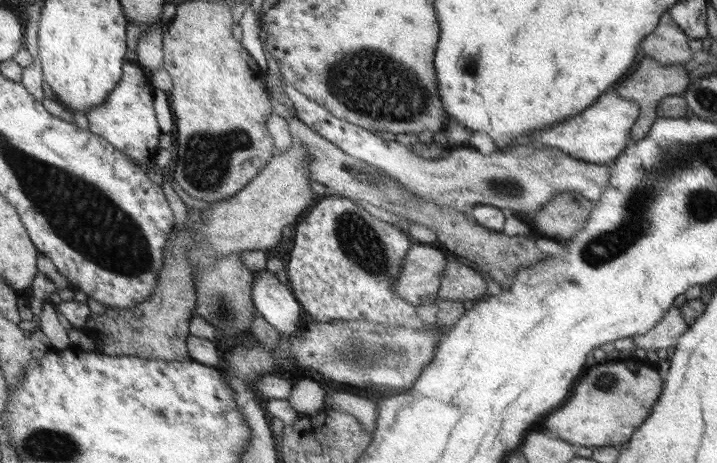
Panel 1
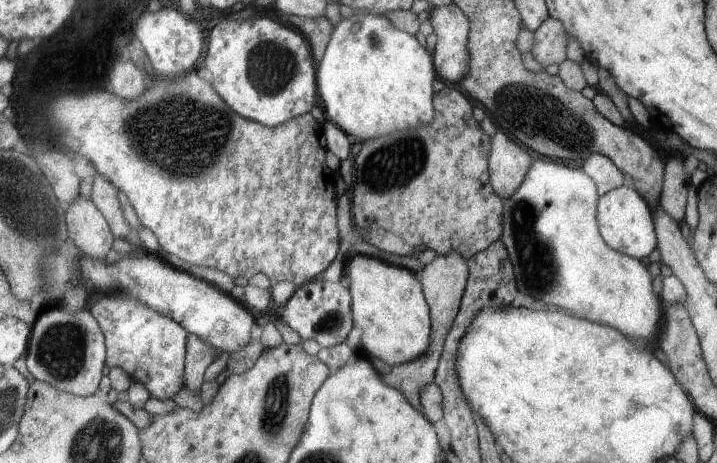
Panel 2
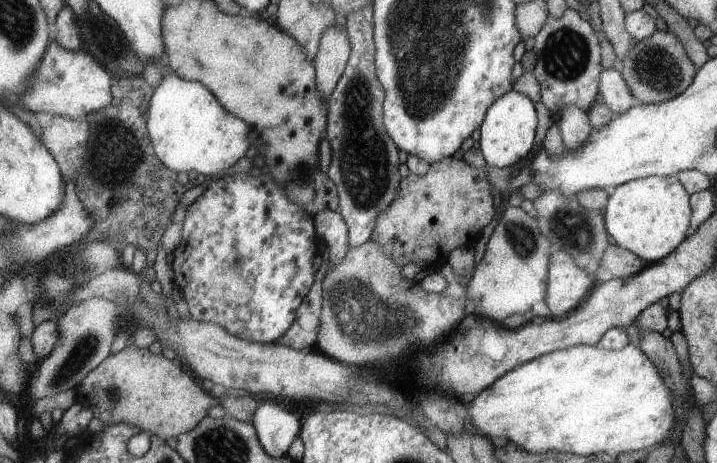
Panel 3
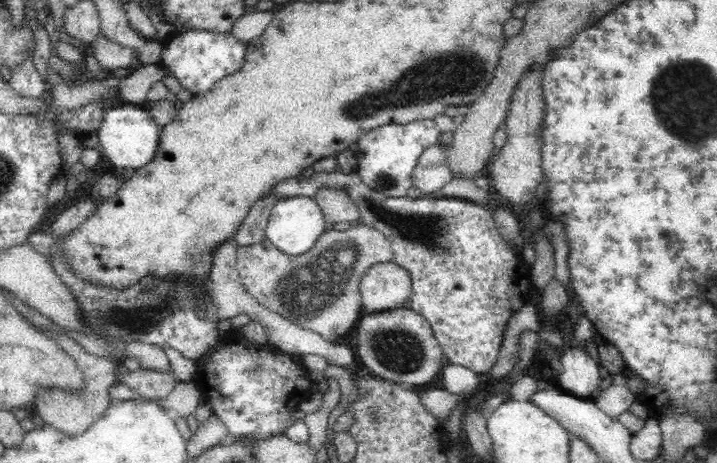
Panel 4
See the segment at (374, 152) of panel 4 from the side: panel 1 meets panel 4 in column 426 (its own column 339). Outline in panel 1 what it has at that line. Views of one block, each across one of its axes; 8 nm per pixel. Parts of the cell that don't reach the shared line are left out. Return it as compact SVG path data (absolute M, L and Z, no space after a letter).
M281 78L280 86L294 106L294 116L319 136L331 141L331 144L338 145L344 153L353 158L362 160L372 167L378 168L395 182L402 184L414 197L424 201L449 207L460 213L468 213L473 205L489 205L498 209L509 208L509 210L531 210L538 211L545 207L555 195L562 192L578 192L595 203L602 198L610 180L611 168L606 165L591 164L587 161L577 160L567 156L563 151L551 147L537 148L532 144L512 145L503 151L495 150L489 155L481 155L479 151L469 146L453 146L446 150L446 155L431 160L423 160L413 154L408 146L396 141L385 141L373 136L371 130L361 130L355 124L334 117L328 109L312 101L310 97L303 96L298 89L294 89L287 81Z

